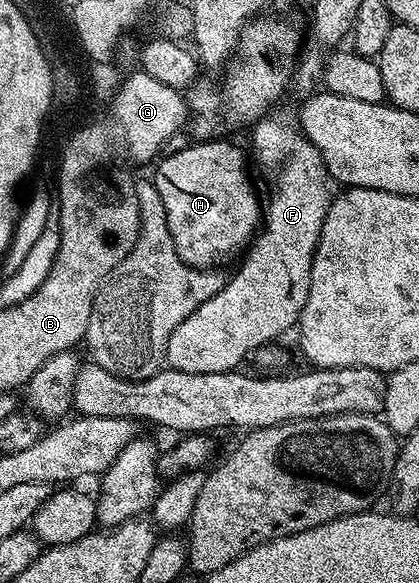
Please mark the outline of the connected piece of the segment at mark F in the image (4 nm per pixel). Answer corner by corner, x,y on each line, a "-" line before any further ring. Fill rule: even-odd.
268,114
255,121
255,133
251,136
255,160
261,174
261,224
256,237
248,245
239,270
227,284
208,302
185,318
169,336
166,346
166,363
172,371
183,373
221,373
234,371
240,367
241,360
275,339
279,334
291,329
298,323
305,302
308,301
309,285
312,282
312,260
319,244
325,214
332,202
327,184
327,165
320,151
307,140
302,127
287,116

